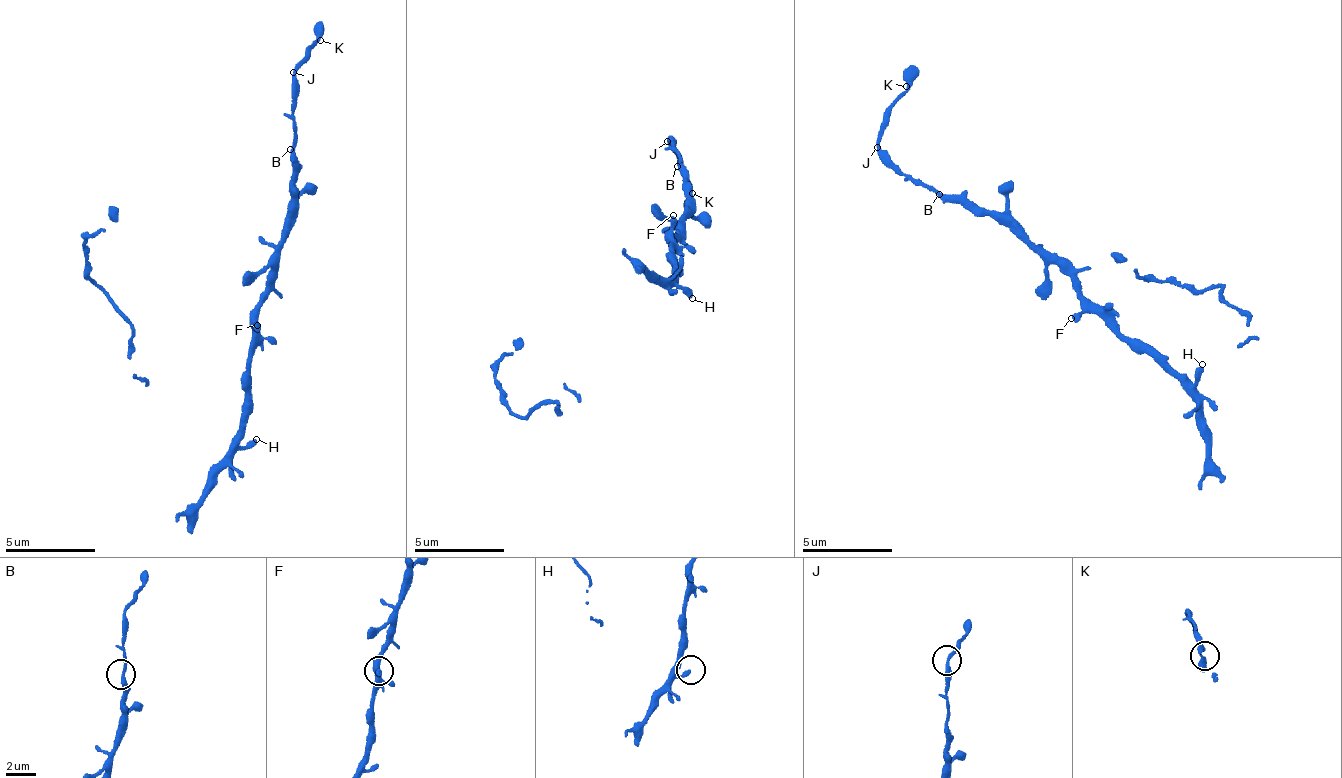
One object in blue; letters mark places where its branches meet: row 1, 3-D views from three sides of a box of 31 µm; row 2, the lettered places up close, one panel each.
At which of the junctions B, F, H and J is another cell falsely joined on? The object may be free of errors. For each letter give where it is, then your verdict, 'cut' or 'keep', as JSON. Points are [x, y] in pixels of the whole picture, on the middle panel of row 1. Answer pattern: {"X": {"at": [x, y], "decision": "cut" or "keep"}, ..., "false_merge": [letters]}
{"B": {"at": [677, 166], "decision": "keep"}, "F": {"at": [673, 215], "decision": "keep"}, "H": {"at": [692, 298], "decision": "keep"}, "J": {"at": [667, 141], "decision": "keep"}, "false_merge": []}

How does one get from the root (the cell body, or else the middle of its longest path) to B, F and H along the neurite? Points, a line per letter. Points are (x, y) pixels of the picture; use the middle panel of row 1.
B: (675, 268), (669, 239), (680, 228), (679, 217), (686, 210), (685, 198), (689, 196), (686, 170), (677, 166)
F: (675, 268), (673, 215)
H: (675, 268), (679, 284), (675, 285), (688, 292), (692, 298)

